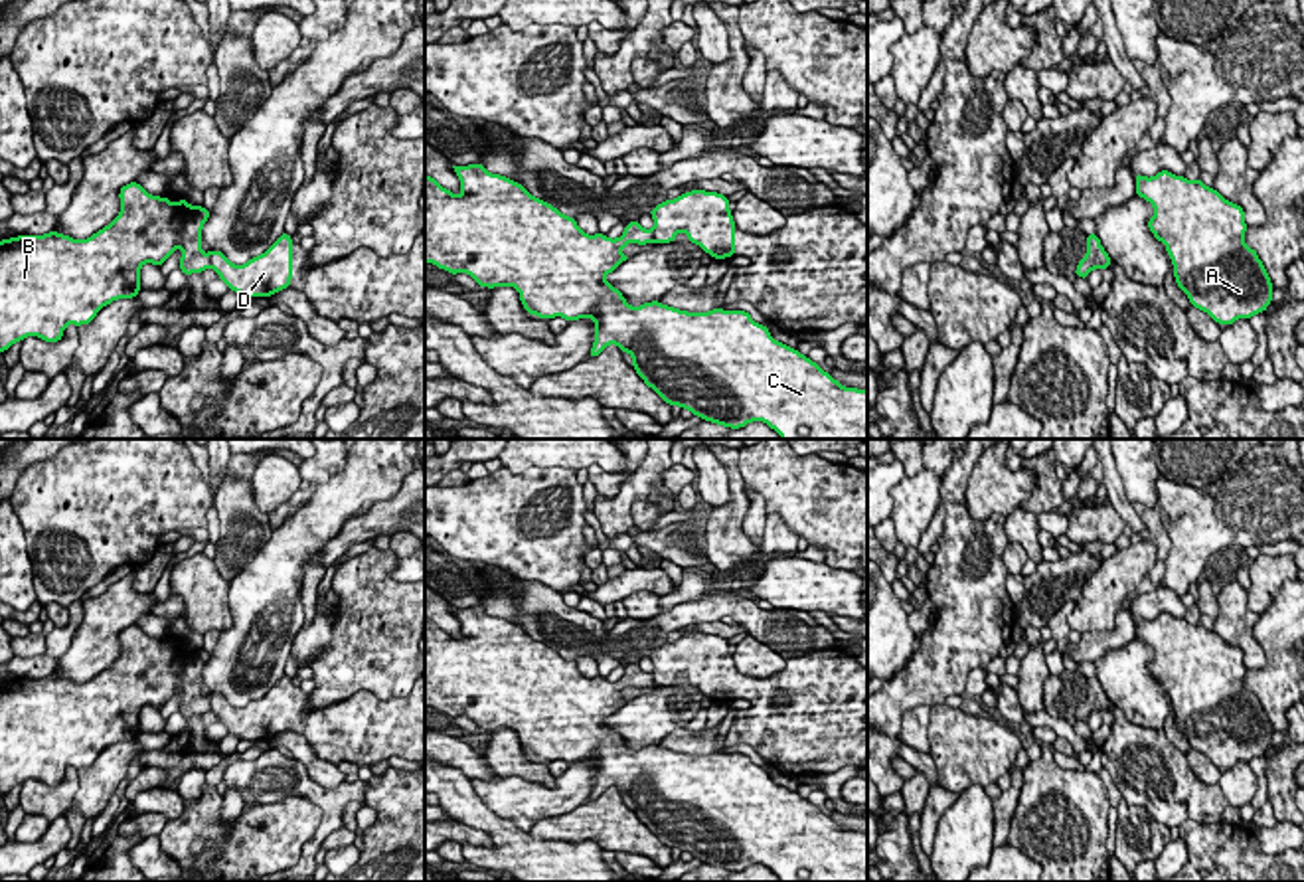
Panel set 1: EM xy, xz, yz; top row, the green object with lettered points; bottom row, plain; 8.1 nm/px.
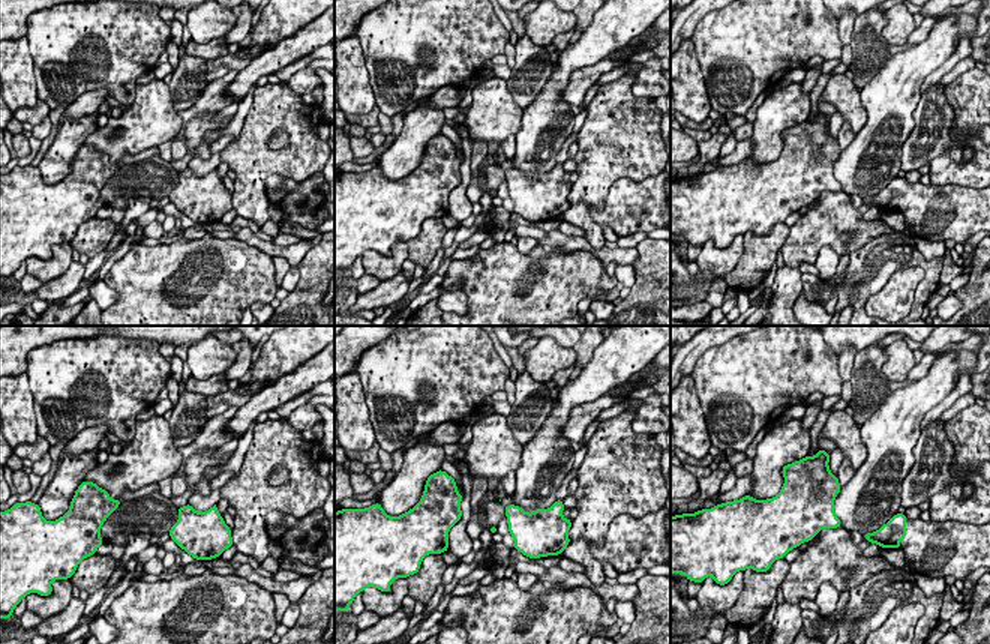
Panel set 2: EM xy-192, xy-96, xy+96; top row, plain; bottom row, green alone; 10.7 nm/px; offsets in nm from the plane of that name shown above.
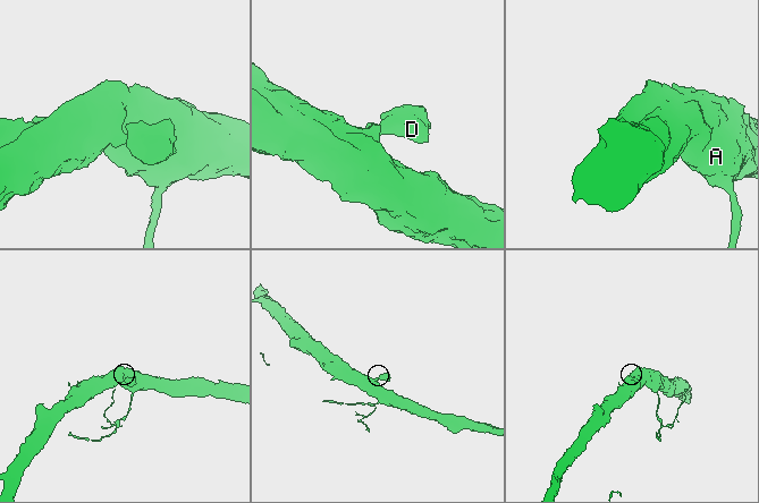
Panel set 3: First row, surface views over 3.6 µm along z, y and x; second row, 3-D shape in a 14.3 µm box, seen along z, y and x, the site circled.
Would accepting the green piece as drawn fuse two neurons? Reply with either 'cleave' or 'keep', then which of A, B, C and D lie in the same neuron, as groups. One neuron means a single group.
cleave | A B C / D

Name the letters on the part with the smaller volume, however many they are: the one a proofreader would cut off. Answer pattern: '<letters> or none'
D

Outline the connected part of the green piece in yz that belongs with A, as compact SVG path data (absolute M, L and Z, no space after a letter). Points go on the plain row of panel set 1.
M1160 613L1134 623L1136 639L1154 649L1148 670L1166 688L1189 748L1225 769L1264 755L1272 726L1257 694L1245 688L1243 651L1201 621L1191 625Z

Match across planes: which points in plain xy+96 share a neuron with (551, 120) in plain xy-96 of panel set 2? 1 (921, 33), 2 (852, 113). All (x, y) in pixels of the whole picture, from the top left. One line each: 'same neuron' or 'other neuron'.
1: other neuron
2: other neuron

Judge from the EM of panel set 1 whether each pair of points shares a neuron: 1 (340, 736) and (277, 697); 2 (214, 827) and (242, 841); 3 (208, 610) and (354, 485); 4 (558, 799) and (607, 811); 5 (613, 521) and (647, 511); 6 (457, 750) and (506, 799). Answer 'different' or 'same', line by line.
1: same
2: same
3: different
4: different
5: different
6: different

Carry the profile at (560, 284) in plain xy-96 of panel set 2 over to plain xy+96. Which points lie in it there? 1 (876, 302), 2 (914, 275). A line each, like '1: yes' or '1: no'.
1: yes
2: yes

